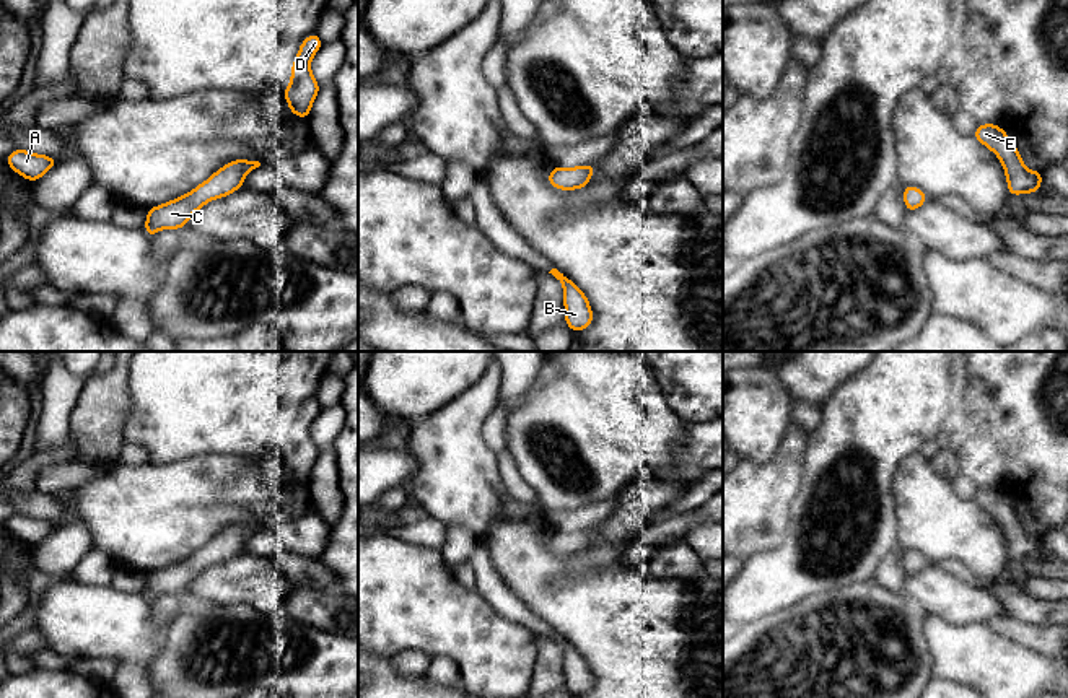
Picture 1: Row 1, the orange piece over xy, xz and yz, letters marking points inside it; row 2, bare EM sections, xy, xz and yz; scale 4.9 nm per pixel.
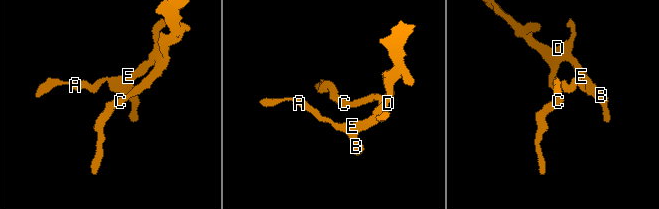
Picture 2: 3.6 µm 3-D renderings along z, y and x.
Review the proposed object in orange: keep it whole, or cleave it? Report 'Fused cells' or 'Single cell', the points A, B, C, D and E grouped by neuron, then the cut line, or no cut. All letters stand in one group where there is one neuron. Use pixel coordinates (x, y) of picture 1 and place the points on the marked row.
Single cell. Groups: A B C D E. No split

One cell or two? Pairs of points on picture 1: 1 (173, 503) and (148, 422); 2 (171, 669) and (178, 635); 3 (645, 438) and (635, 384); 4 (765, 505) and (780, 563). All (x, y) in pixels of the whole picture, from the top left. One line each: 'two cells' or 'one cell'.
1: two cells
2: one cell
3: one cell
4: two cells

